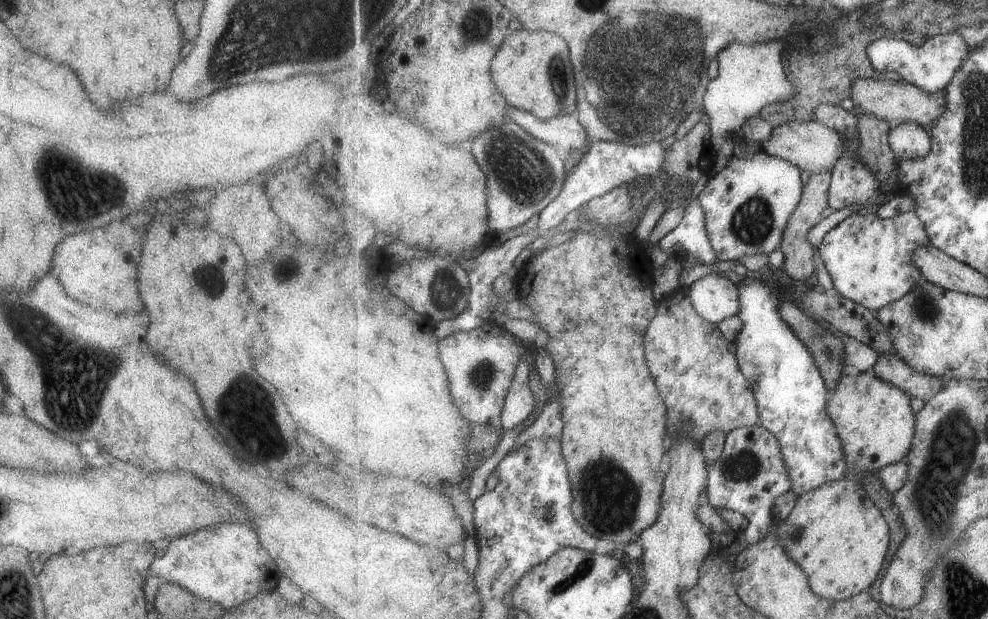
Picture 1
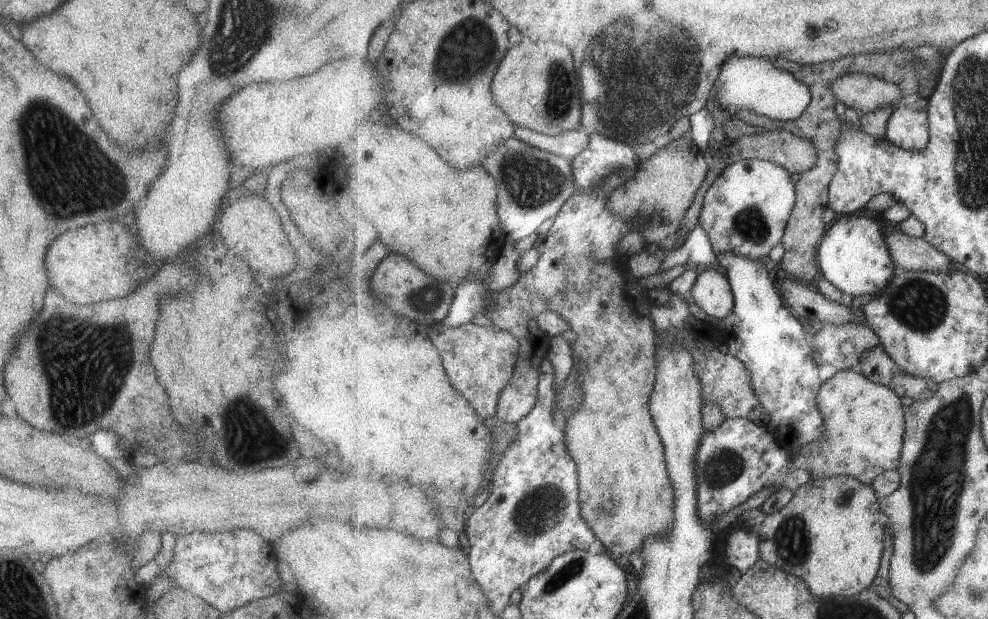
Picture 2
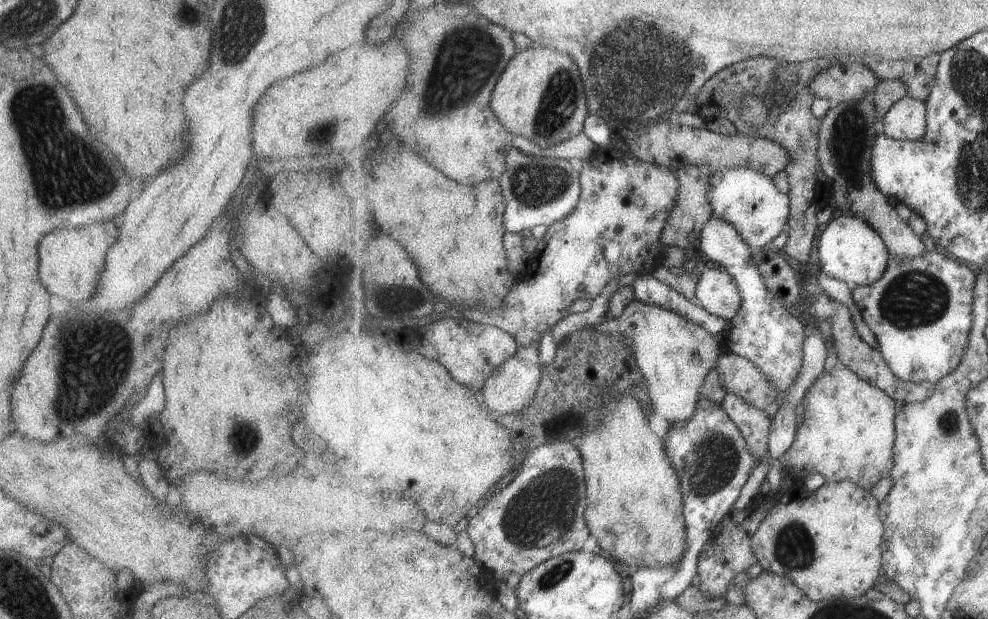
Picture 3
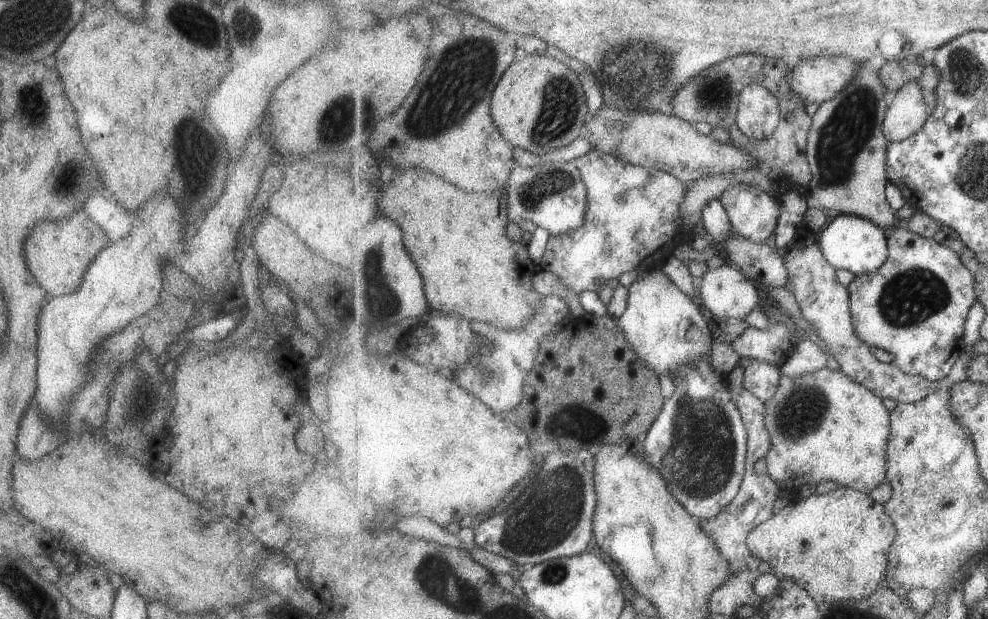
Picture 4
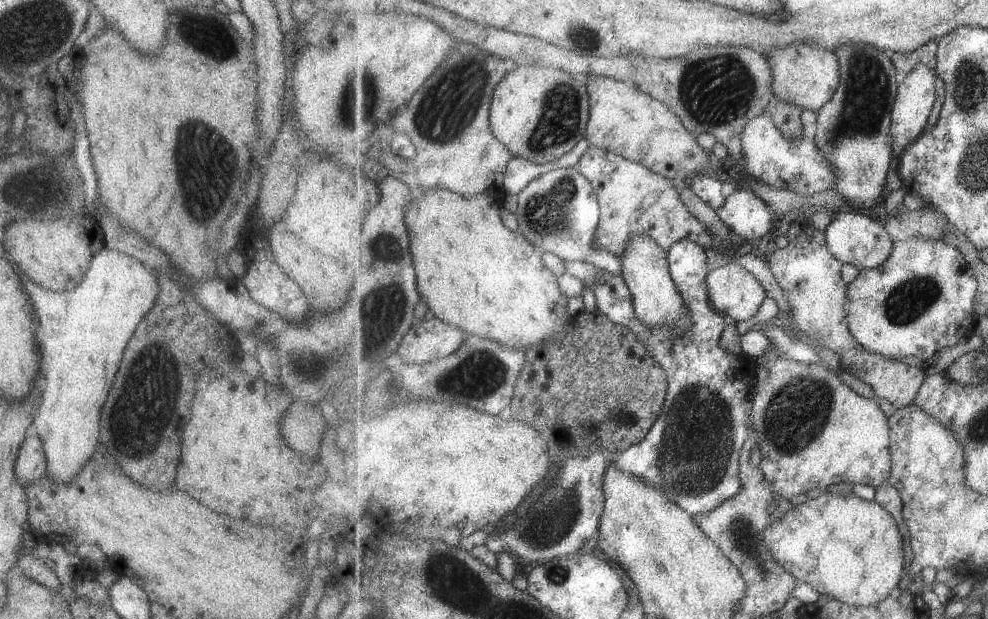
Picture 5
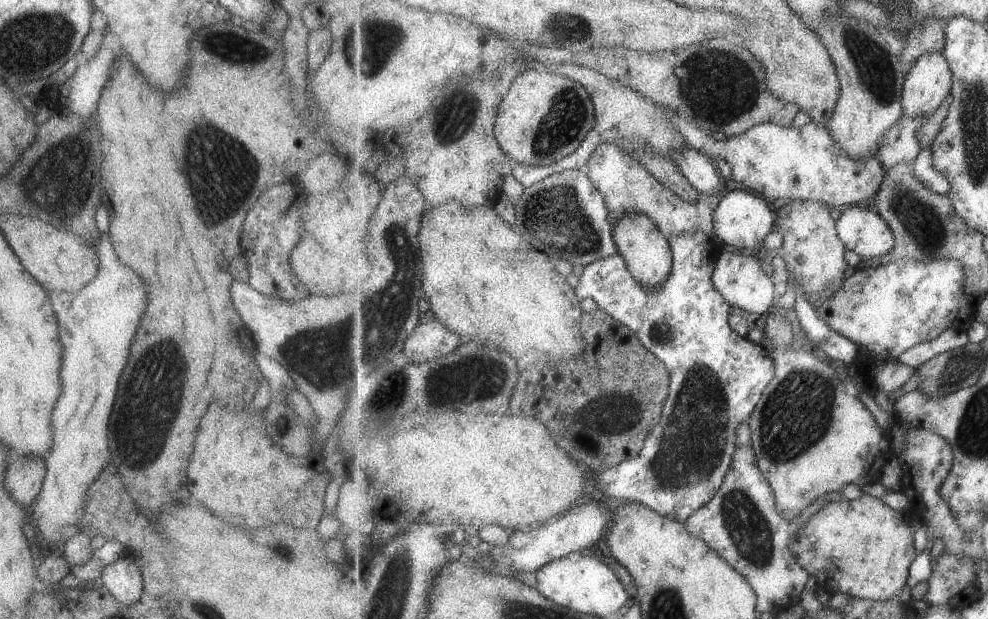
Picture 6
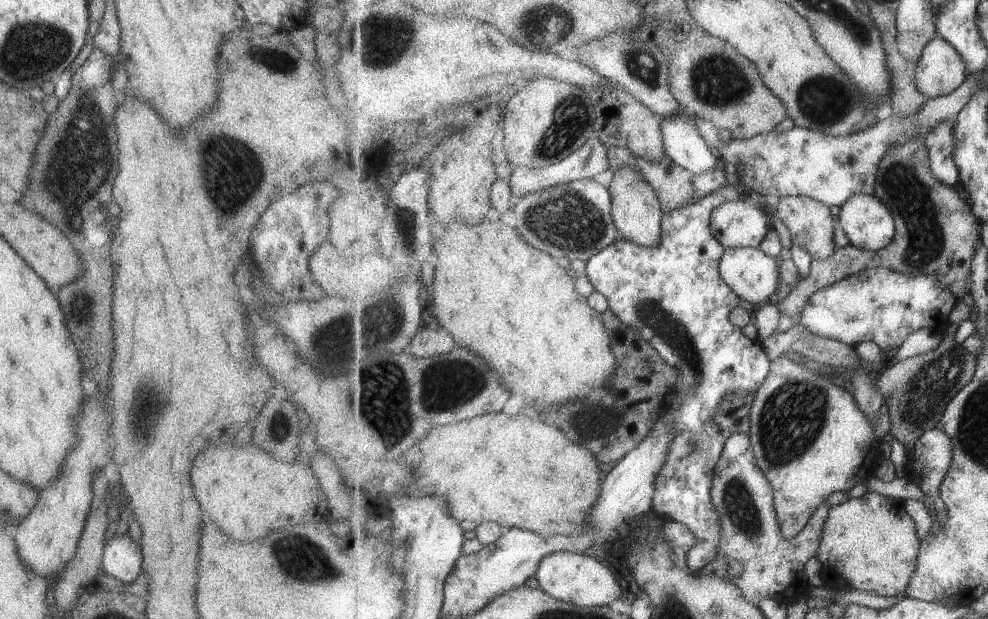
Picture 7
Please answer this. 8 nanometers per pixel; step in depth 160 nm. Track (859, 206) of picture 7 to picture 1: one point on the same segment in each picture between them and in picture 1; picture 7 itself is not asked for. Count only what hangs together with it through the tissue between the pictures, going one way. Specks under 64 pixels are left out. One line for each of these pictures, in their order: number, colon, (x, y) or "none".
1: (870, 259)
2: (854, 255)
3: (850, 249)
4: (852, 242)
5: (853, 238)
6: (867, 234)

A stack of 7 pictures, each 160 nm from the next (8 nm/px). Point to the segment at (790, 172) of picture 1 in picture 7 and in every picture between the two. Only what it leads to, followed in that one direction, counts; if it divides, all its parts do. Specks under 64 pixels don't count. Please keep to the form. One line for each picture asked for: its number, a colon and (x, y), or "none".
2: (747, 209)
3: (749, 200)
4: (754, 213)
5: (745, 212)
6: (742, 220)
7: (737, 223)

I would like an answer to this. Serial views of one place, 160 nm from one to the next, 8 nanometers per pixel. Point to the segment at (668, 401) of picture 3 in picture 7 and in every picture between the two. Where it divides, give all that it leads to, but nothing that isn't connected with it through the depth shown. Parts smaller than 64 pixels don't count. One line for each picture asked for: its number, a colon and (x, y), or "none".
4: (666, 328)
5: (645, 264)
6: (649, 254)
7: (637, 210)

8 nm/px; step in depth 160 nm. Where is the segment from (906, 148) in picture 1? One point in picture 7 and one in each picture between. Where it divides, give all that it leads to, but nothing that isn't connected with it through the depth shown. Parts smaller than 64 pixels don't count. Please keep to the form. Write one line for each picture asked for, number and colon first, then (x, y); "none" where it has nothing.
2: (908, 128)
3: (907, 120)
4: (909, 111)
5: (917, 95)
6: (928, 84)
7: (942, 69)

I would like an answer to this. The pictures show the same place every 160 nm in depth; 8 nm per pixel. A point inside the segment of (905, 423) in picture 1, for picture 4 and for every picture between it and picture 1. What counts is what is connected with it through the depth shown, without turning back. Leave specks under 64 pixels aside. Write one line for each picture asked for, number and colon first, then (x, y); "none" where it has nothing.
2: (865, 421)
3: (848, 432)
4: (825, 426)

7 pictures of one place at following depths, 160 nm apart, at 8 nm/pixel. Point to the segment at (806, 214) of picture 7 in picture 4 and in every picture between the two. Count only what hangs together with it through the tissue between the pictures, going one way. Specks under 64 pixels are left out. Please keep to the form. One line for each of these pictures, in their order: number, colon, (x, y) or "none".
4: (824, 302)
5: (812, 279)
6: (813, 250)

